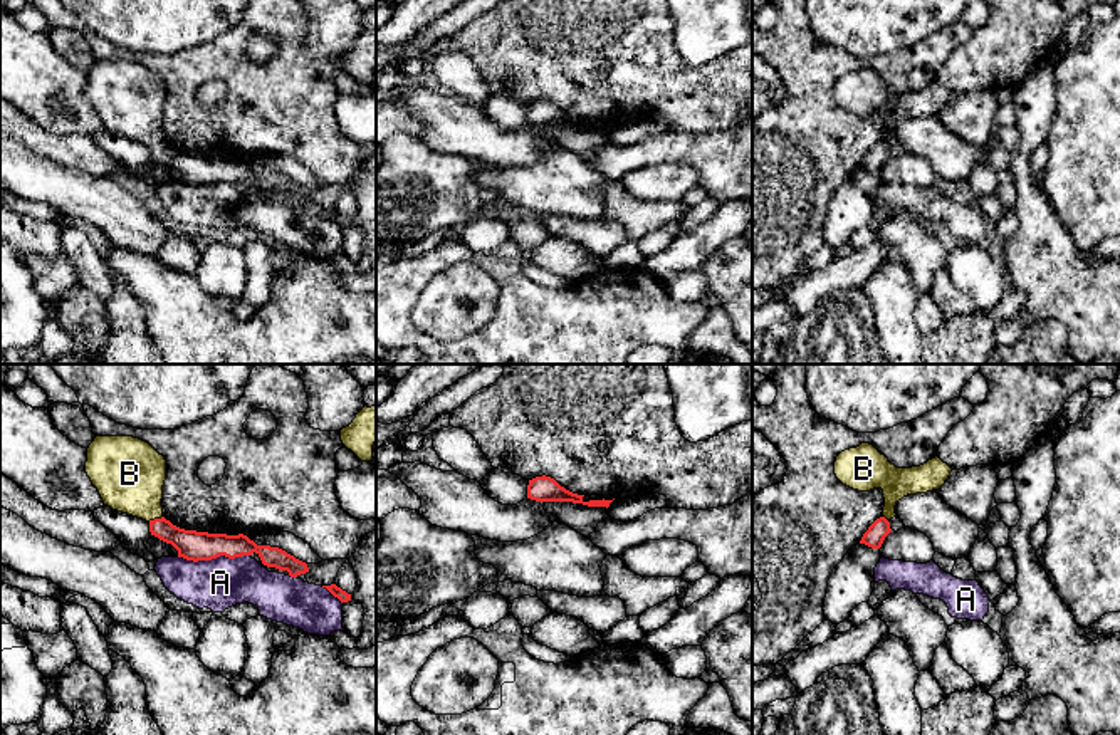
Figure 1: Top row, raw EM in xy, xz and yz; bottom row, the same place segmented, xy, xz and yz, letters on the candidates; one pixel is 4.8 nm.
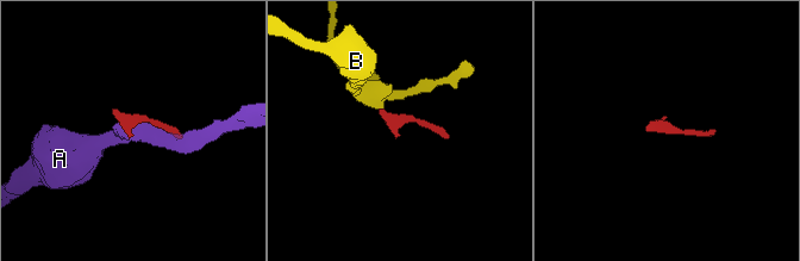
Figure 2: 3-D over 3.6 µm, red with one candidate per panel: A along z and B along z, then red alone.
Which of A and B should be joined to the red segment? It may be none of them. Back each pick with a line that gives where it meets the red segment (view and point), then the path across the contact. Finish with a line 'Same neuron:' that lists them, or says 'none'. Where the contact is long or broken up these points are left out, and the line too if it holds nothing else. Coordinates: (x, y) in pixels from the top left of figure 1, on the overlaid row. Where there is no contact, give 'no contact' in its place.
B: meets red in xy at (155, 519); runs through xy (193, 546), (170, 534), (155, 519), (133, 485), (130, 474)
Same neuron: B

